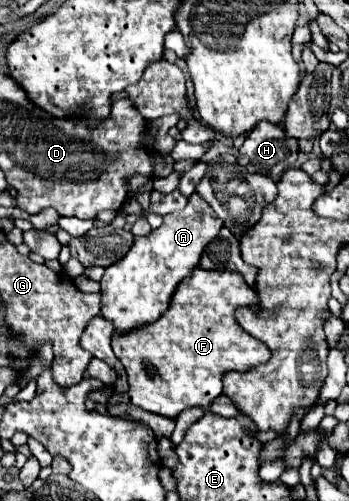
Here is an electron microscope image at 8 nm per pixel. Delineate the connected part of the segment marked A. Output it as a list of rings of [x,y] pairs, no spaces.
[[[194,193],[182,211],[168,213],[158,229],[146,237],[136,237],[128,255],[108,267],[100,279],[100,315],[114,323],[114,333],[134,331],[140,325],[148,325],[164,315],[178,283],[188,279],[200,265],[204,247],[218,235],[220,229],[222,221],[216,217],[212,207]]]

